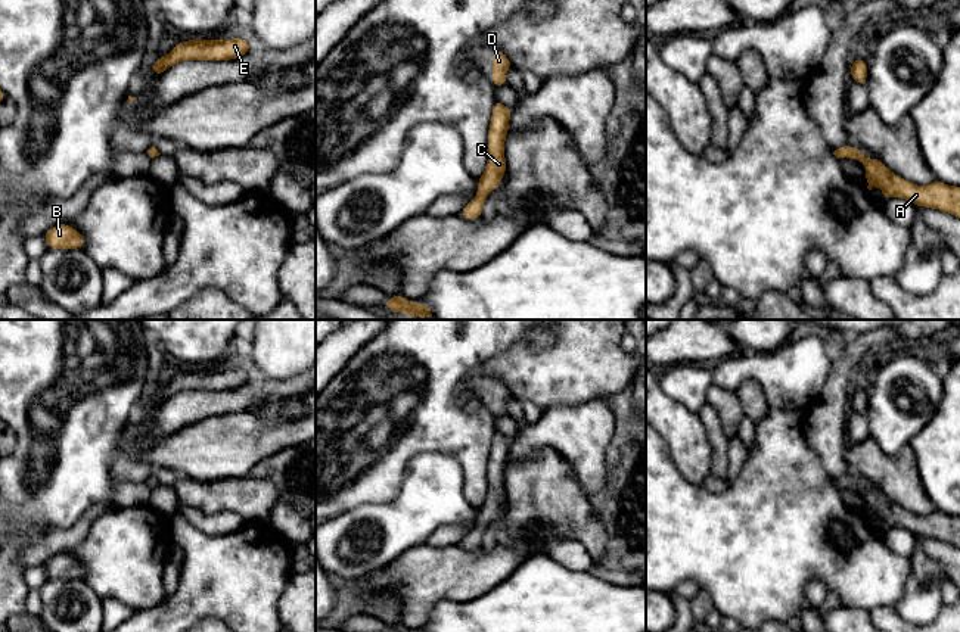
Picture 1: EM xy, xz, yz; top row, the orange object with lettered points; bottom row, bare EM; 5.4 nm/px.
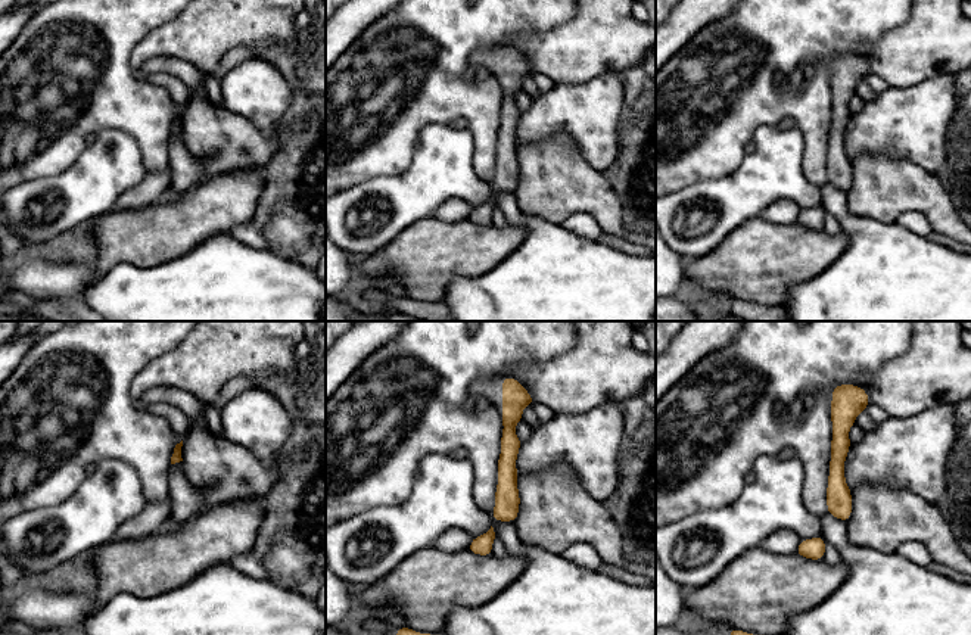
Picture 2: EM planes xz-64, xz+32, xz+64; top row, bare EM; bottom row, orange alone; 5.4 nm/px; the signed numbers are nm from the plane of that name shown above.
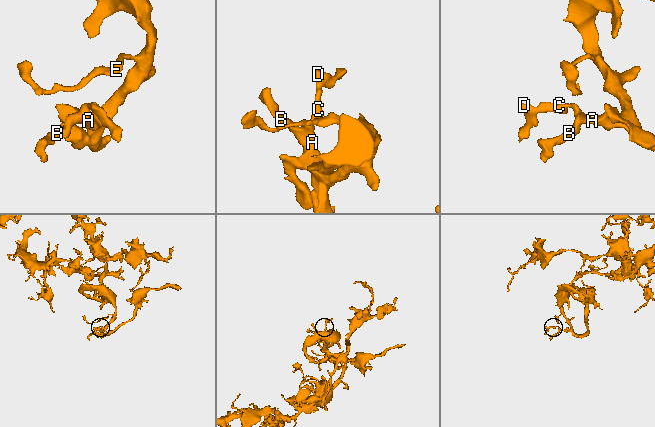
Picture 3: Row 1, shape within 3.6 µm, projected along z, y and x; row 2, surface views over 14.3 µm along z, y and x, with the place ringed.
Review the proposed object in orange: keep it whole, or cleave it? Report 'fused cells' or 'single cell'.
single cell

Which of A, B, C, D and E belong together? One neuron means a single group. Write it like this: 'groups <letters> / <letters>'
groups A B C D E

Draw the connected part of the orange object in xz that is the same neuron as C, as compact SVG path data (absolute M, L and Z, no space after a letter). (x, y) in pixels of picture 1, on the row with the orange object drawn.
M495 100L491 124L488 127L488 162L478 180L478 194L459 214L465 220L476 220L482 215L485 197L501 186L501 174L507 171L504 141L509 131L512 109Z

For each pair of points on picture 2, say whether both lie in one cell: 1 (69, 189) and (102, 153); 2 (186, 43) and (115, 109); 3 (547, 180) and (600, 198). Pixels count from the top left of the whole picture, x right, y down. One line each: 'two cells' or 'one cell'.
1: one cell
2: two cells
3: one cell

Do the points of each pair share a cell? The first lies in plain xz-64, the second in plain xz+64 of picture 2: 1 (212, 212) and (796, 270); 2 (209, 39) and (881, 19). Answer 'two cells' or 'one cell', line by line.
1: one cell
2: two cells

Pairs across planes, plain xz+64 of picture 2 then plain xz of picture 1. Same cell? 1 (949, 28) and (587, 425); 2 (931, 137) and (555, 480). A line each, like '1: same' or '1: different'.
1: different
2: different

